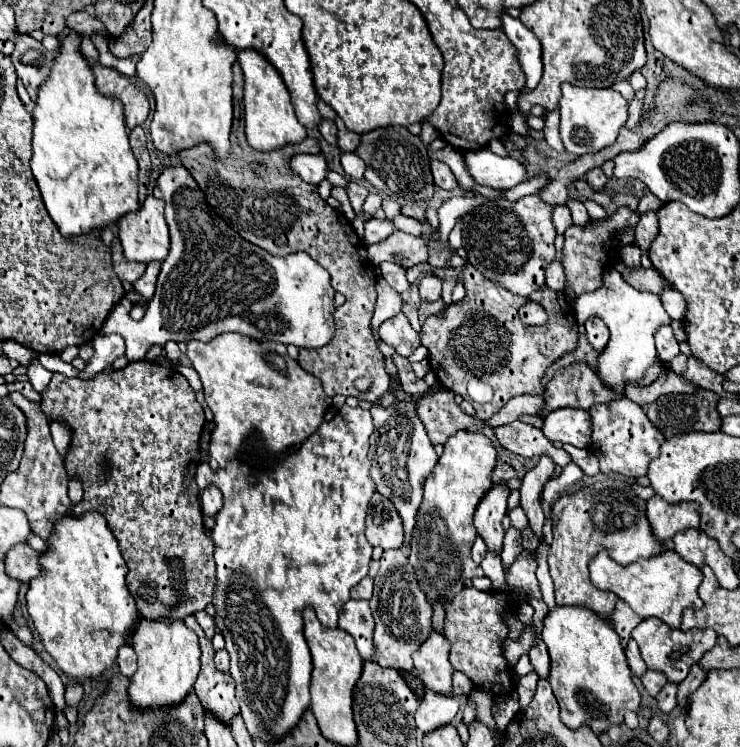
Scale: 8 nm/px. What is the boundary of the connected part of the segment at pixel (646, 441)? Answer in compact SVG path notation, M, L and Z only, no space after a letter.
M626 396L610 402L610 404L594 404L590 410L594 432L590 452L600 460L600 470L604 474L616 472L622 476L644 476L648 472L648 464L660 454L660 446L664 444L664 434L648 420L644 410L628 400Z

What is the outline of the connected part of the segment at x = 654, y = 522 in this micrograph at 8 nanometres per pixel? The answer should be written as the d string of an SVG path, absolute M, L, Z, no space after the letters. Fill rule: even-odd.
M652 496L646 502L646 514L654 536L664 544L672 542L676 532L700 526L700 506L692 502L668 504L660 496Z

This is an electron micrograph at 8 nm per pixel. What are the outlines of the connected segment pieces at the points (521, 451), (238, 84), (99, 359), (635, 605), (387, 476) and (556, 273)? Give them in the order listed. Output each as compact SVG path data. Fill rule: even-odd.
M520 420L508 424L508 426L498 426L494 428L496 432L496 438L500 440L500 444L506 450L518 454L518 456L550 456L558 466L566 466L570 462L570 456L566 450L556 450L552 446L552 442L544 436L542 430L530 426L530 424L524 424Z
M234 64L234 124L232 124L232 160L216 160L216 154L210 150L210 144L198 144L196 148L186 148L184 152L178 152L178 160L184 168L188 168L188 172L192 174L192 178L196 180L196 184L200 184L200 190L204 192L208 204L214 208L216 214L220 214L226 224L230 224L244 240L264 248L270 254L276 256L288 256L294 252L308 252L324 270L328 270L330 278L332 278L332 288L340 294L344 294L346 302L336 310L336 320L334 320L334 336L332 342L326 346L317 349L300 349L298 354L298 362L300 366L316 376L322 386L324 392L328 396L356 396L358 400L368 400L374 402L376 398L380 398L388 388L390 388L390 378L384 372L384 356L378 350L374 336L372 336L372 328L370 328L370 318L374 312L374 304L376 304L376 266L368 260L366 254L366 244L360 240L356 240L354 230L350 228L350 222L344 218L342 212L334 210L332 206L326 204L326 200L320 198L318 194L318 186L308 184L304 180L300 180L300 176L296 176L296 172L292 172L292 168L288 168L288 158L292 158L294 154L318 154L320 152L320 144L318 140L302 140L300 144L288 144L288 148L278 148L276 152L256 152L244 136L244 122L242 122L242 112L240 112L240 102L242 102L242 90L244 90L244 74L240 64ZM248 162L256 162L260 164L260 168L244 168L244 164ZM360 376L370 376L374 380L372 390L370 392L358 392L354 388L354 380Z
M102 334L94 338L94 356L86 362L86 368L78 374L78 378L84 380L92 380L92 376L96 376L102 370L108 370L112 366L112 362L124 354L126 346L124 346L124 338L118 334Z
M606 550L598 552L590 564L590 580L600 590L614 592L620 600L628 602L628 606L642 618L660 618L672 628L680 628L682 612L686 608L702 608L702 600L698 596L698 586L702 582L702 572L698 566L682 560L674 550L666 550L660 556L640 558L628 566L614 562Z
M414 400L396 402L392 404L392 408L374 404L370 412L376 424L370 436L370 452L368 452L368 458L372 462L372 480L376 482L378 492L388 500L392 500L400 518L404 520L404 532L406 532L404 546L408 546L416 524L416 512L422 502L422 486L424 480L434 470L434 466L438 464L438 454L434 452L434 446L426 434L422 420L416 416Z
M554 260L552 264L548 264L548 268L546 268L546 284L552 290L564 290L566 280L564 280L564 268L562 268L560 260Z

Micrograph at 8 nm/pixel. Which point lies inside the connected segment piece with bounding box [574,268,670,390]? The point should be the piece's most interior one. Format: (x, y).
(632, 316)

